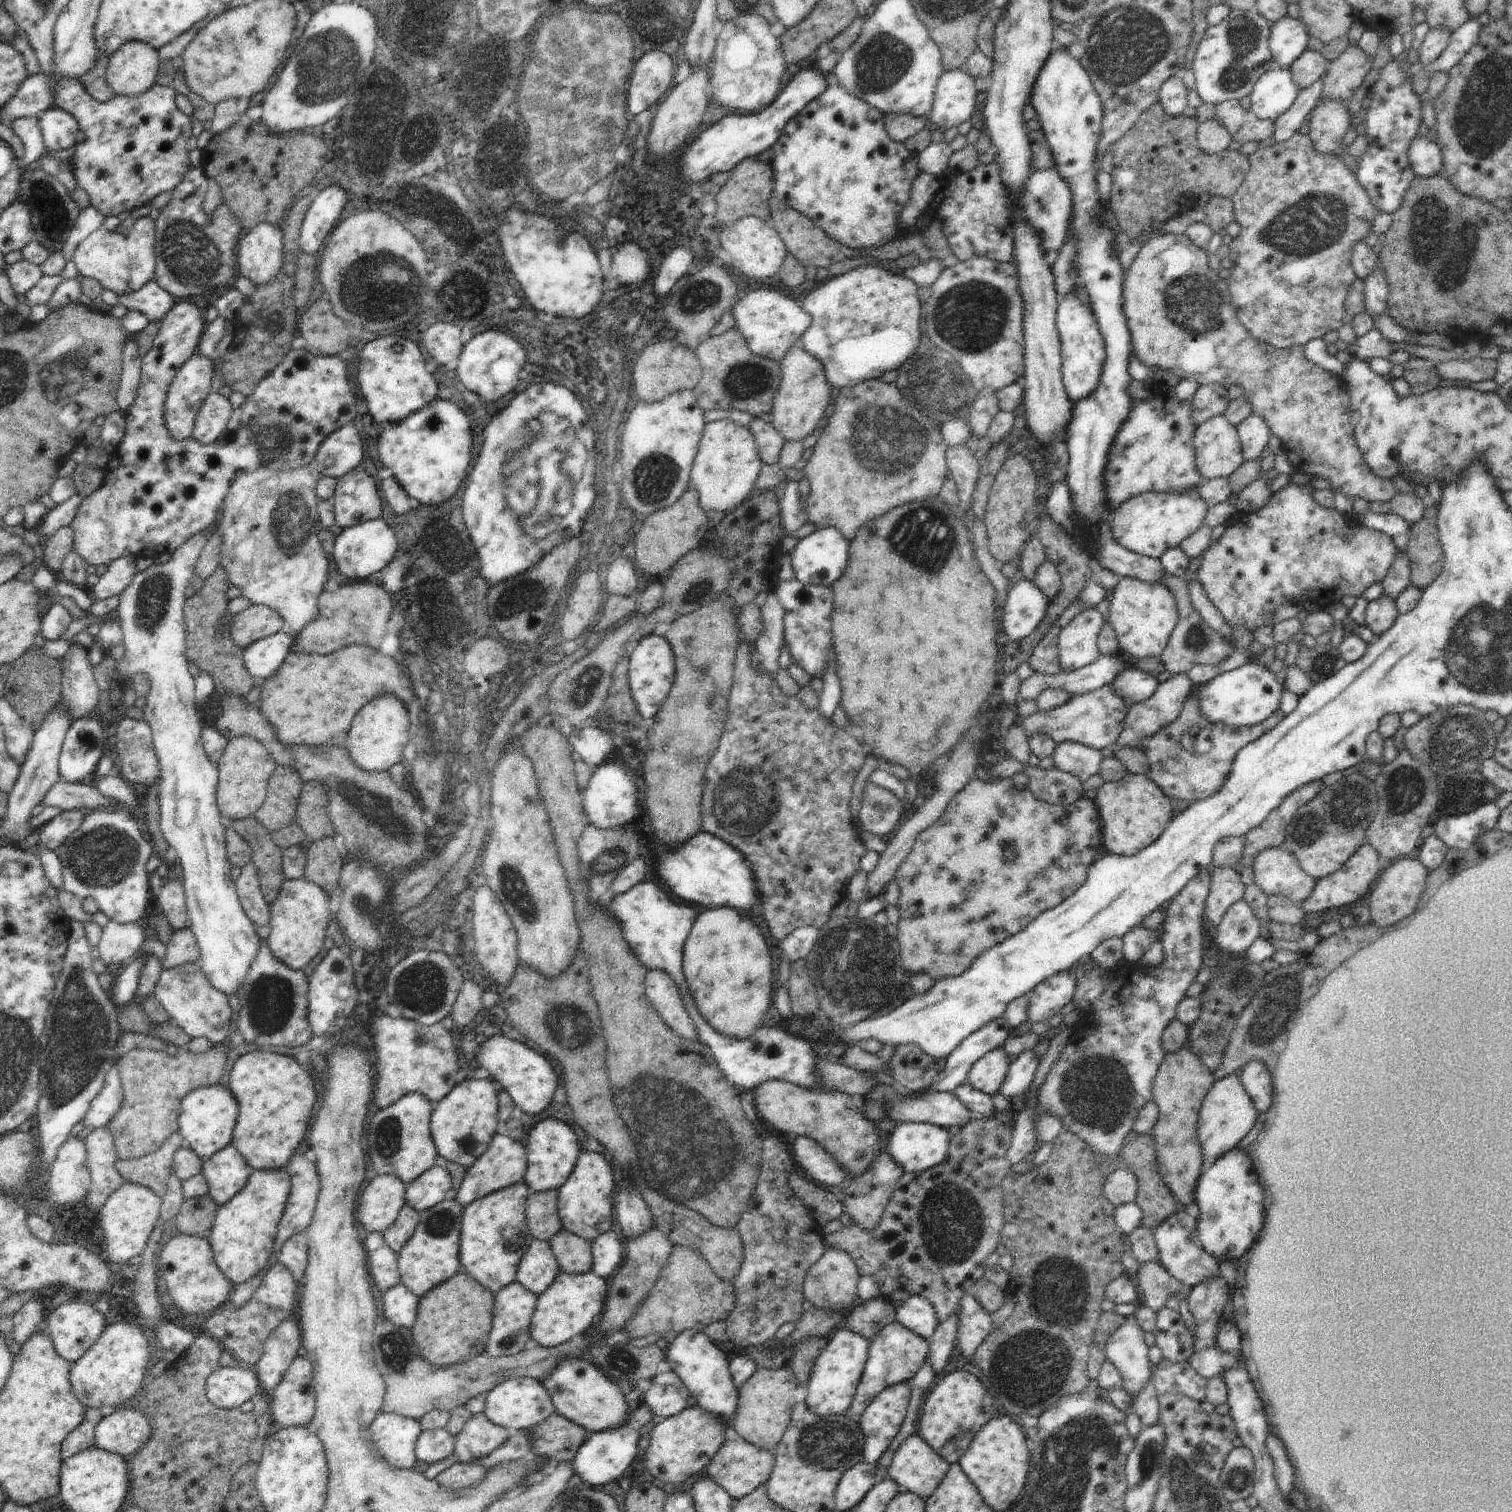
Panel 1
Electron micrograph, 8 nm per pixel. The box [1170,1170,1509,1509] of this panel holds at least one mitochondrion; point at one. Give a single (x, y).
(1236, 1479)

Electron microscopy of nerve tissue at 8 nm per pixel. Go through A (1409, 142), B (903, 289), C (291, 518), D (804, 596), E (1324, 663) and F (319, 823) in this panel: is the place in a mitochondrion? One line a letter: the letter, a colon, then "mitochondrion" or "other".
A: other
B: other
C: mitochondrion
D: other
E: mitochondrion
F: other

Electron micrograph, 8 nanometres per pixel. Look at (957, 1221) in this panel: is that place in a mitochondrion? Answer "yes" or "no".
yes

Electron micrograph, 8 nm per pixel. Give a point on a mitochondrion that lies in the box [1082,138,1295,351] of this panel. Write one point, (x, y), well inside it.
(1195, 312)

